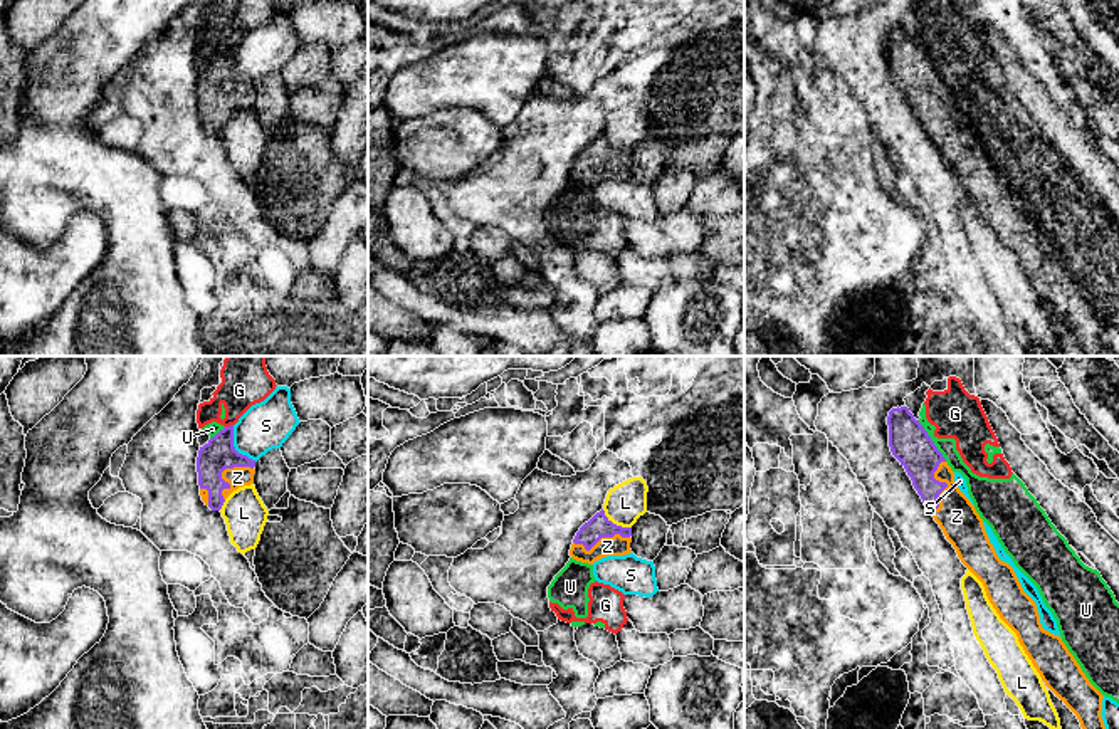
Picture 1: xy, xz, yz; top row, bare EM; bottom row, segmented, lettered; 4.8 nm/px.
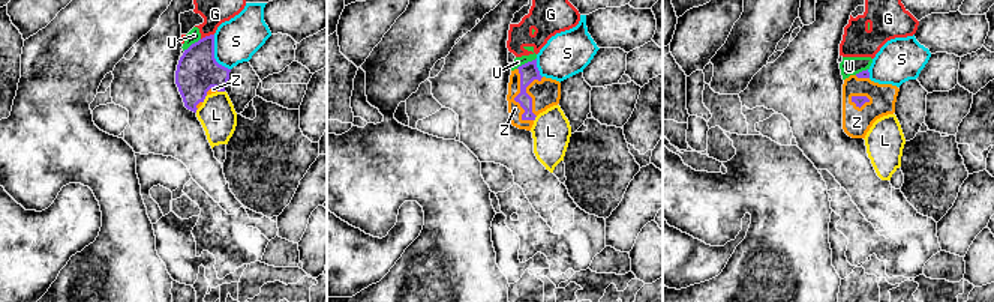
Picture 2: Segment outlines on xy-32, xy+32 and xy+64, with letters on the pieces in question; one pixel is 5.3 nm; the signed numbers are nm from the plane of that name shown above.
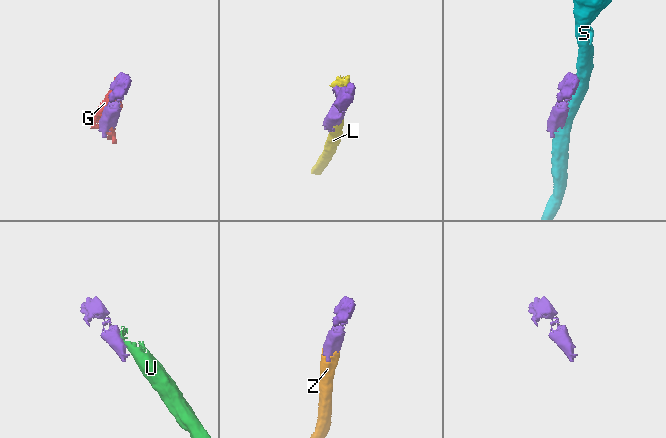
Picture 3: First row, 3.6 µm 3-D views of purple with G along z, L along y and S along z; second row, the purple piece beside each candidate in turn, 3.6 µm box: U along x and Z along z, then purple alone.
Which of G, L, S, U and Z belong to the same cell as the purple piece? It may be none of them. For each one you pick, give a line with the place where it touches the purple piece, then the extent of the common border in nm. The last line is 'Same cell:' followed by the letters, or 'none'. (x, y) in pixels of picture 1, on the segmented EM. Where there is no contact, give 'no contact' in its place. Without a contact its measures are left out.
Z: xy (222, 471) | 220 nm
Same cell: Z

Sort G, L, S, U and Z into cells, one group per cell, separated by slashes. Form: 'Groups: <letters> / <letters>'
Groups: G U / L / S / Z

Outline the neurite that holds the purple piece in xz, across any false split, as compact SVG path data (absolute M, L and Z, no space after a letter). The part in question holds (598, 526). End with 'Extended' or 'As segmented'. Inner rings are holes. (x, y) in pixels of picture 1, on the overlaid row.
M602 509L576 532L570 556L576 561L593 564L607 556L630 554L632 527L613 524Z. Extended

